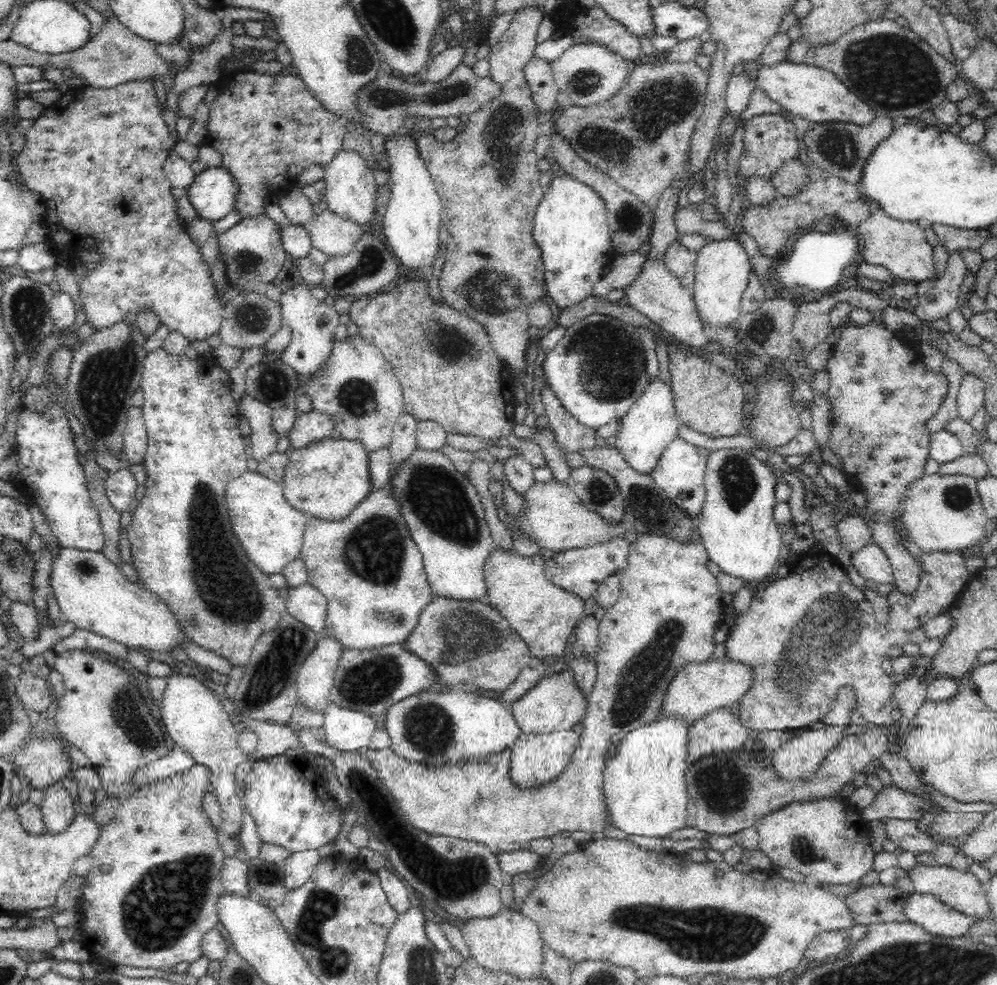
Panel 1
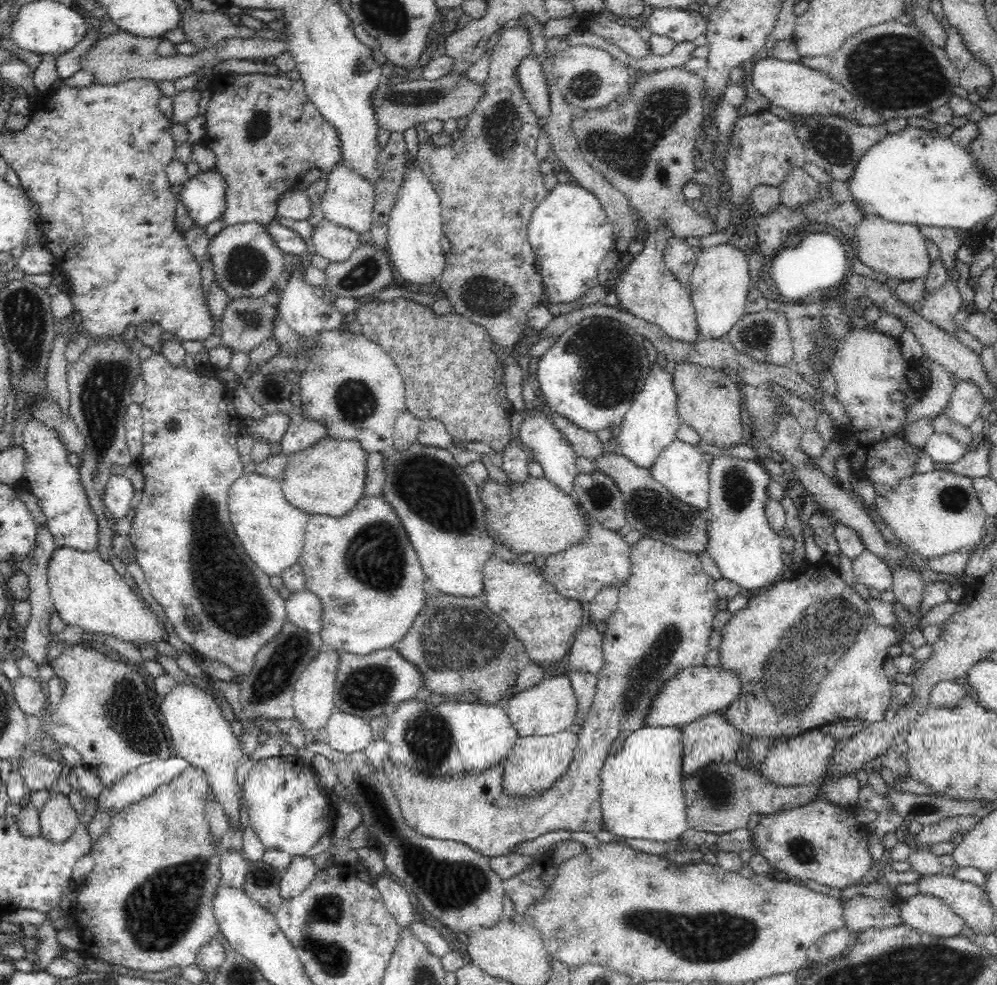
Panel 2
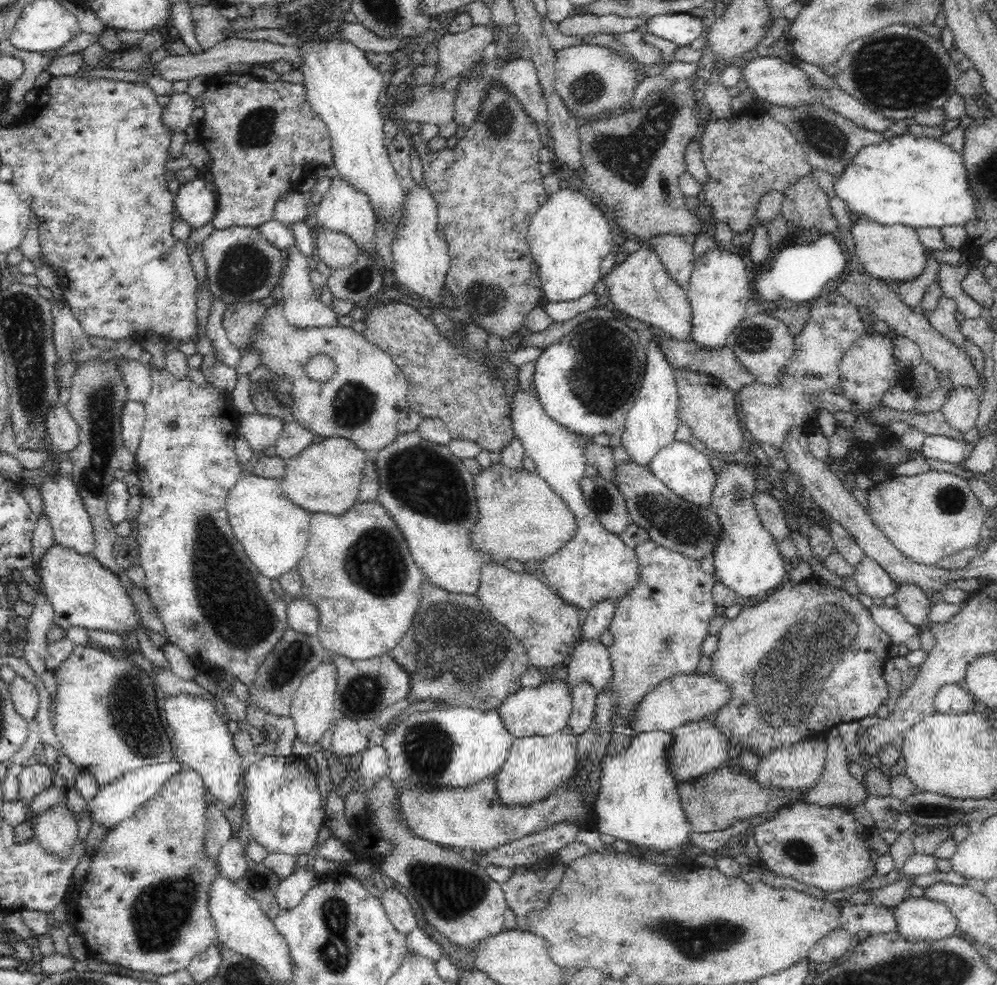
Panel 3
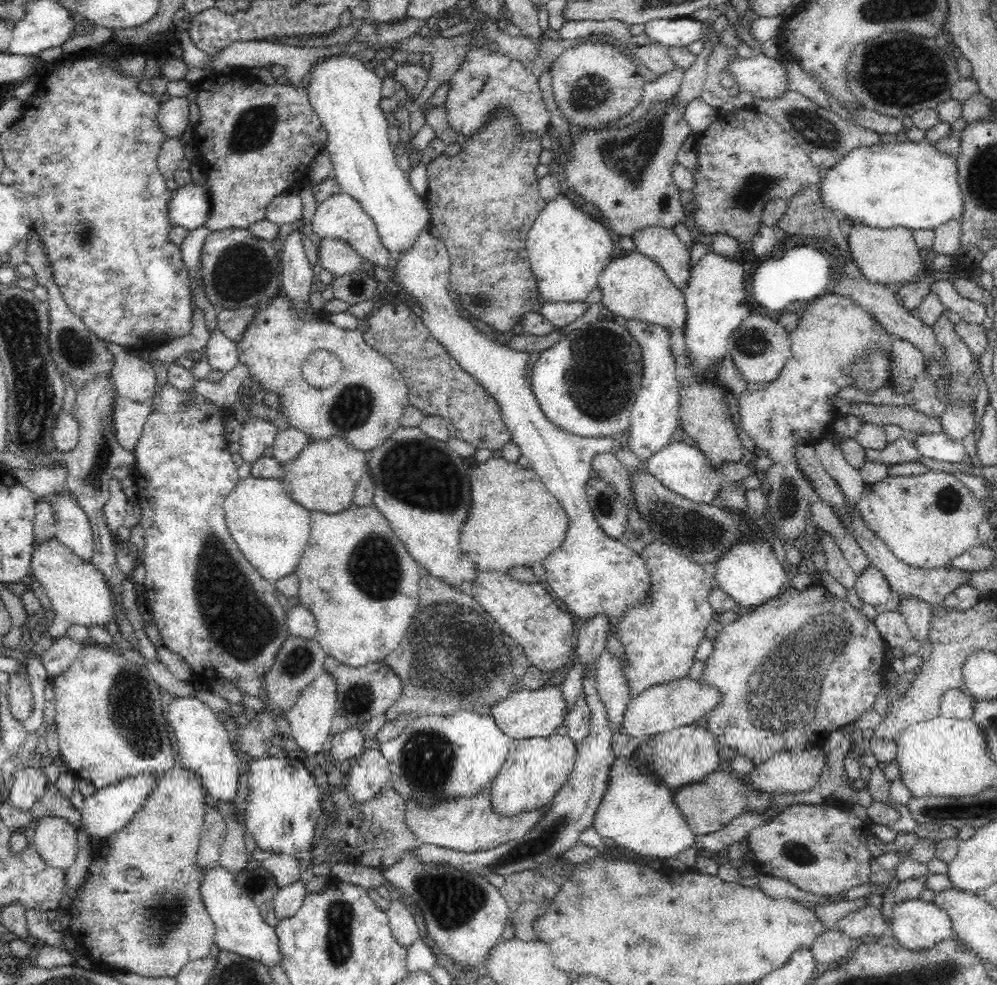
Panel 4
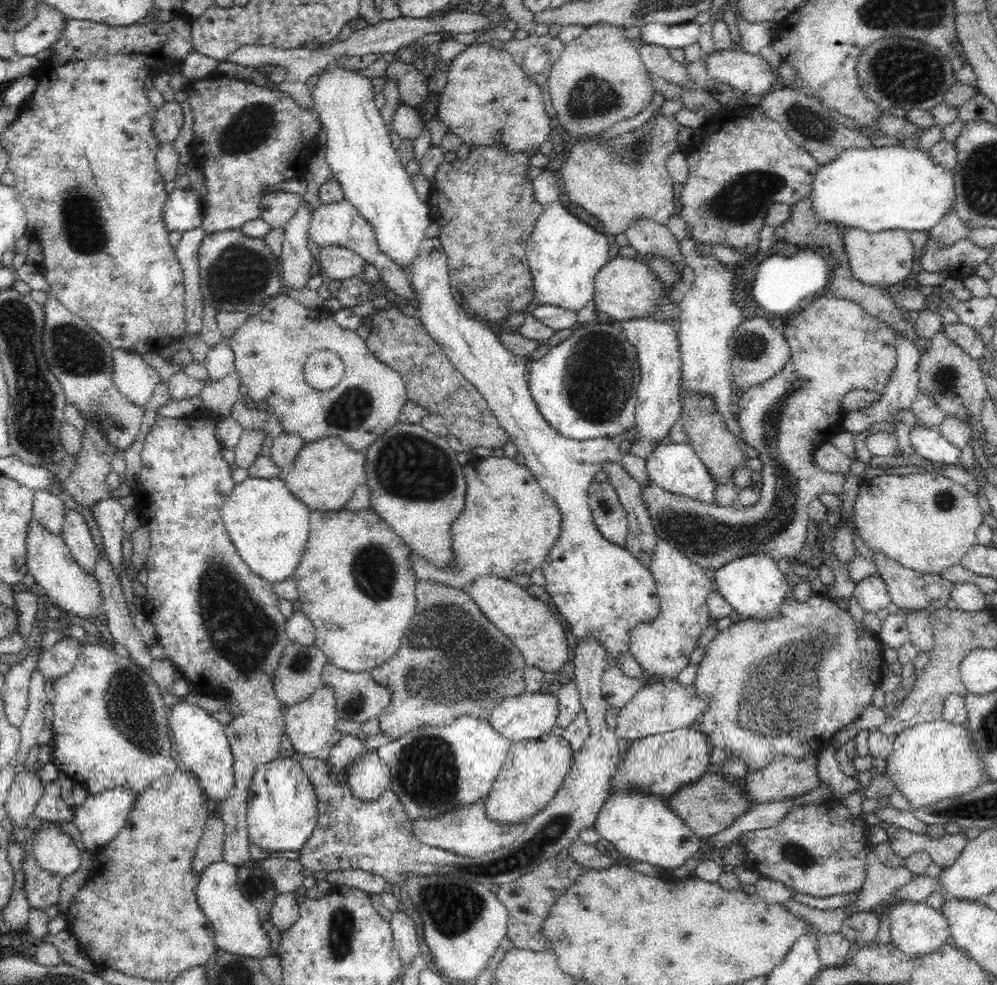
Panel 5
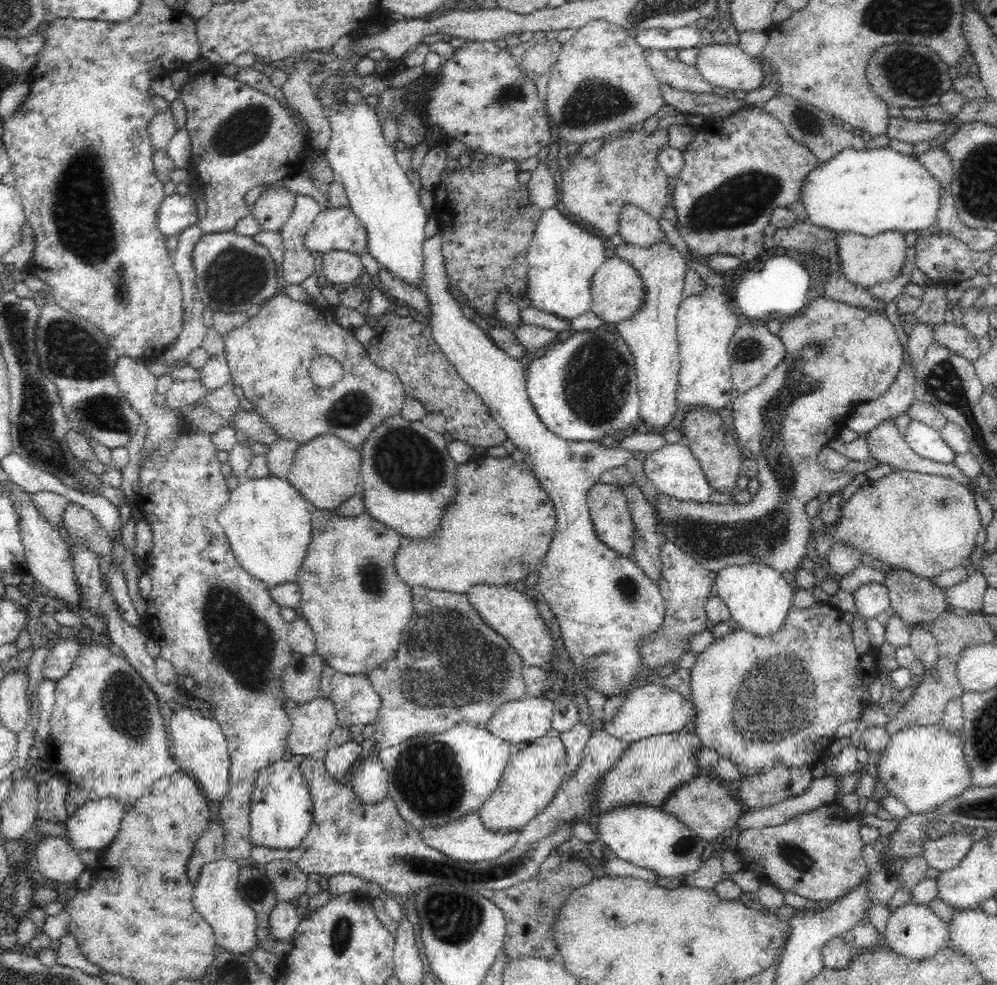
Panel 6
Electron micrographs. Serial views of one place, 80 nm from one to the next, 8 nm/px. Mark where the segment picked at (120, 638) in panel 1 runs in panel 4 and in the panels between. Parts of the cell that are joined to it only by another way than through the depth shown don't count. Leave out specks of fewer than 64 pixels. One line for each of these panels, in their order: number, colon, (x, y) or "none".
2: (86, 591)
3: (82, 592)
4: (79, 595)

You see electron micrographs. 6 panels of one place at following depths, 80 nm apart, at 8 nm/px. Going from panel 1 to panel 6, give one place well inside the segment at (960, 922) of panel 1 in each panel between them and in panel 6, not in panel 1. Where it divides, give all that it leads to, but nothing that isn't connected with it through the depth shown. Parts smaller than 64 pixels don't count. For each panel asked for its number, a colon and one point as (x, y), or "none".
2: (932, 916)
3: (917, 919)
4: (917, 925)
5: (916, 929)
6: (914, 931)

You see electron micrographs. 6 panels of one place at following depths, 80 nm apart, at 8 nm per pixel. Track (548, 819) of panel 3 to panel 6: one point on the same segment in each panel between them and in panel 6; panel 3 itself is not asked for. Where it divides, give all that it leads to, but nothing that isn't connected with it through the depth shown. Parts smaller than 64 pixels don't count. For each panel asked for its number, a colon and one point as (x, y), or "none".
4: (467, 824)
5: (466, 832)
6: (466, 840)

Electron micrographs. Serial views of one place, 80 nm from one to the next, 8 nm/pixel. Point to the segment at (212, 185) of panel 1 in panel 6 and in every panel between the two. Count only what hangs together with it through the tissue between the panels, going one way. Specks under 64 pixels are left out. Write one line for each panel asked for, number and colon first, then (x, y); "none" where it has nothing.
2: (202, 196)
3: (195, 202)
4: (188, 207)
5: (181, 212)
6: (176, 213)

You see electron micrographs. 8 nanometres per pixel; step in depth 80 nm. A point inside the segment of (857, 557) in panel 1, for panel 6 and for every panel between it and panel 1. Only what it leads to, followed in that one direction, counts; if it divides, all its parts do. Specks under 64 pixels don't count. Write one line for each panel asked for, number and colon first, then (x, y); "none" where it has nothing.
2: (870, 570)
3: (872, 580)
4: (871, 586)
5: (871, 594)
6: (871, 599)

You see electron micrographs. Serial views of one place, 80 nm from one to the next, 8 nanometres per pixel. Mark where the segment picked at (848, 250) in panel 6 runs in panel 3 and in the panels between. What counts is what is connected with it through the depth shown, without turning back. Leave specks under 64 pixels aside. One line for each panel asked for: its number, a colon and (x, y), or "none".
3: (889, 253)
4: (887, 256)
5: (886, 258)

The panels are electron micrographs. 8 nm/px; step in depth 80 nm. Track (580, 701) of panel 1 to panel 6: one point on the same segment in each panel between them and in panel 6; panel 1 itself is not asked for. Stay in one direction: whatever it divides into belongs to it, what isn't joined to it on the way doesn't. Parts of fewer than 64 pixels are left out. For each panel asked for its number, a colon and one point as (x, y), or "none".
2: (544, 710)
3: (543, 711)
4: (525, 714)
5: (530, 716)
6: (516, 722)

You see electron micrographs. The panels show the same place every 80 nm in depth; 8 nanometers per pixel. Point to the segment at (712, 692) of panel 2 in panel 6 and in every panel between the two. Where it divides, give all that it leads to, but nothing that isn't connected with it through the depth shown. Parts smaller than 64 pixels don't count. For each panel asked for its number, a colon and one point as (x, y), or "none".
3: (678, 701)
4: (677, 703)
5: (666, 706)
6: (651, 710)

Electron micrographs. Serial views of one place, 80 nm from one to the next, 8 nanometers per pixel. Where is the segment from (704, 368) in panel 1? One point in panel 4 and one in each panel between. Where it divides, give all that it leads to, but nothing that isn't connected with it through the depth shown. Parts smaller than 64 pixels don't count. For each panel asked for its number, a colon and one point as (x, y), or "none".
2: (709, 401)
3: (706, 405)
4: (704, 416)

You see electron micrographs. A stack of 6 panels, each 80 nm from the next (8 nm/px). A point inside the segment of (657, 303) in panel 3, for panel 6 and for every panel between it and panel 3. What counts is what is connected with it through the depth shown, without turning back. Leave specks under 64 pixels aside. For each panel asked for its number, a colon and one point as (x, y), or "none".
4: (633, 287)
5: (624, 289)
6: (617, 290)

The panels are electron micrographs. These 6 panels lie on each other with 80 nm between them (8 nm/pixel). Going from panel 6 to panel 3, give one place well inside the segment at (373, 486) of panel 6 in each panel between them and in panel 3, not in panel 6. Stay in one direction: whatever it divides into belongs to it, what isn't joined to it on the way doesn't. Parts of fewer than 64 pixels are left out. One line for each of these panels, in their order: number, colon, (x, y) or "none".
3: (427, 491)
4: (421, 486)
5: (416, 485)

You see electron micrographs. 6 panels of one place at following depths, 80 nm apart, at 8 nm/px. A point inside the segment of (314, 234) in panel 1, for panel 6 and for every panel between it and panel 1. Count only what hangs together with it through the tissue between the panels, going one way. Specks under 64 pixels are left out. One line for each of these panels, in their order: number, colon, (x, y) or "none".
2: (336, 244)
3: (336, 251)
4: (335, 256)
5: (340, 264)
6: (340, 267)

